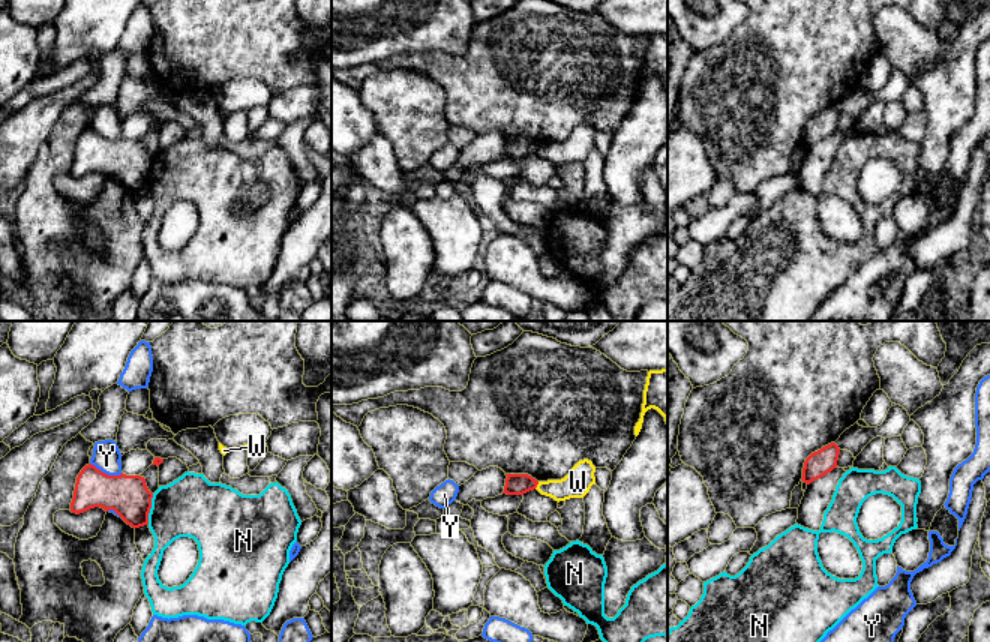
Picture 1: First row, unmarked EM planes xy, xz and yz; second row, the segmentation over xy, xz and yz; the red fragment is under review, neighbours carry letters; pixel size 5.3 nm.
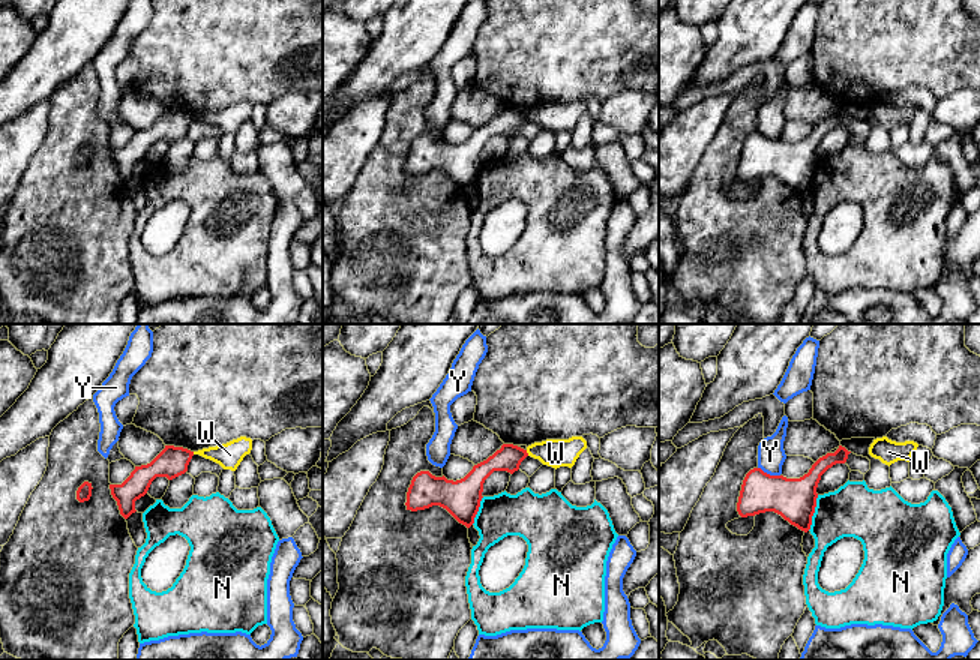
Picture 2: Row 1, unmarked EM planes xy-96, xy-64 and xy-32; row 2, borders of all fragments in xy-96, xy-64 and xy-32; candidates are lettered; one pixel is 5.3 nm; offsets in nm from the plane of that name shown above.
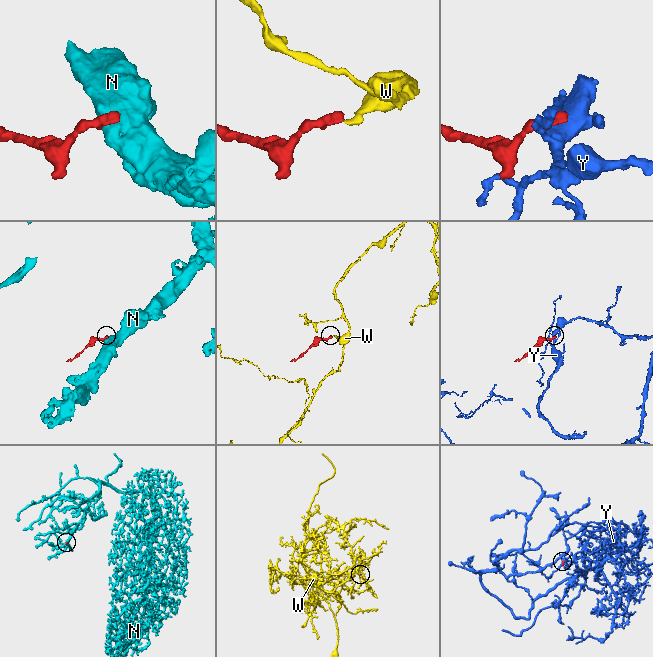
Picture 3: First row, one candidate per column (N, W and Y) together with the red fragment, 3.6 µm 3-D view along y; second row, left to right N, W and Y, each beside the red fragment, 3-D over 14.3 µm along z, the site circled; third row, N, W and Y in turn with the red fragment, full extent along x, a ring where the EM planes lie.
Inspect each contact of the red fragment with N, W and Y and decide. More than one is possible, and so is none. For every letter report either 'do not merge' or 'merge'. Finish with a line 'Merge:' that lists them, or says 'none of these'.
N: do not merge
W: do not merge
Y: do not merge
Merge: none of these

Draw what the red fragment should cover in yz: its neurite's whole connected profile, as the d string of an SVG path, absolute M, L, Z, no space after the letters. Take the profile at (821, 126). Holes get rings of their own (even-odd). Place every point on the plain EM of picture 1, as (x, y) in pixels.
M831 106L820 114L812 117L802 132L802 146L810 148L812 146L826 140L837 132L840 112L836 106Z

